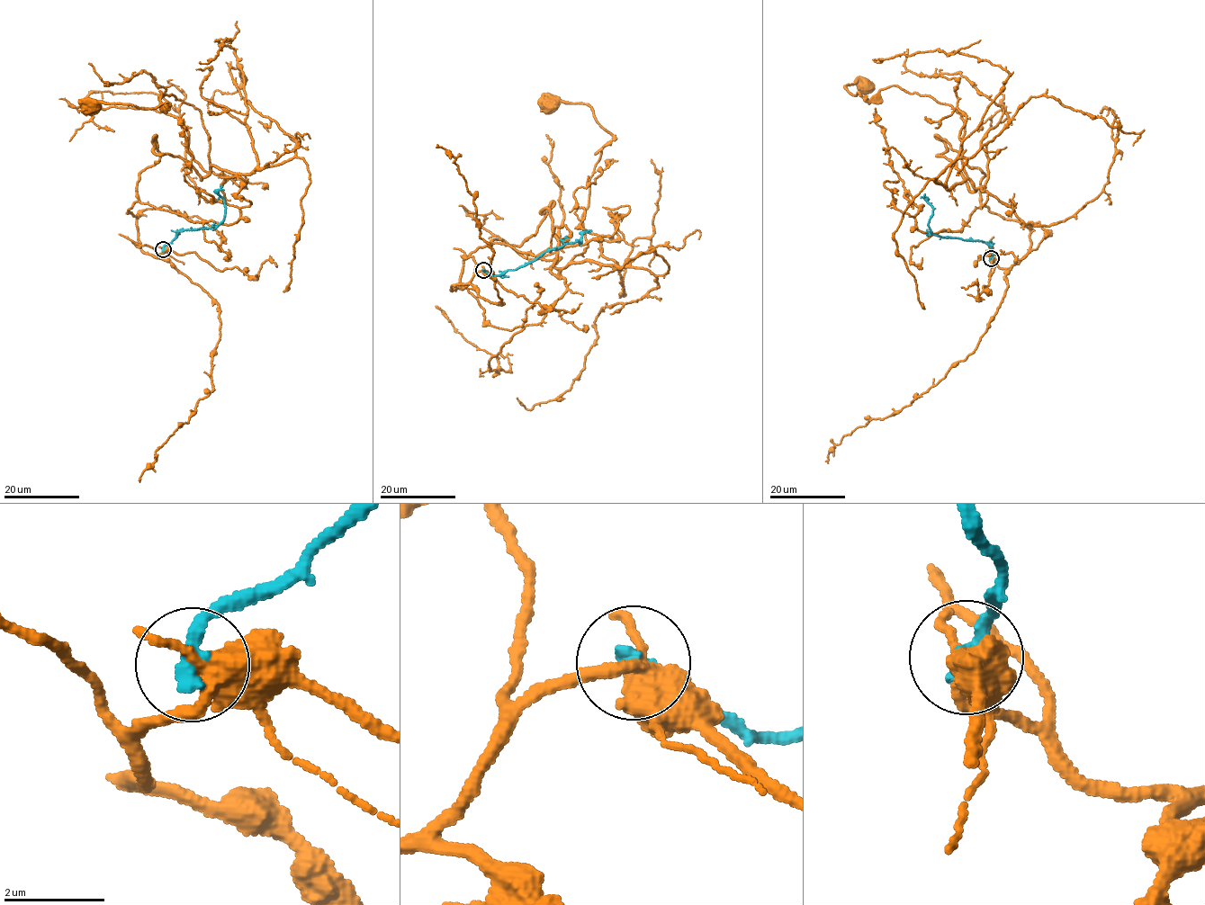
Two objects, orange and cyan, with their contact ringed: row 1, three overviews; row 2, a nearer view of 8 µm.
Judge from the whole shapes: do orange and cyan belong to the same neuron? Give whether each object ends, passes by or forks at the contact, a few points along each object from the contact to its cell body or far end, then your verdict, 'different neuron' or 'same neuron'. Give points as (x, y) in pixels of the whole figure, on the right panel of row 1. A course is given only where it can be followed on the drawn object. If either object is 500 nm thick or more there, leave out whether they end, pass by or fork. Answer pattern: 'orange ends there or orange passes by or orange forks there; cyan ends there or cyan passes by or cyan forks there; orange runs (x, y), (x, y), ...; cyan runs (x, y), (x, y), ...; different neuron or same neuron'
orange forks there; cyan ends there; orange runs (991, 258), (1018, 263), (1029, 229), (939, 155), (975, 191), (961, 114), (845, 86), (867, 85); cyan runs (991, 258), (993, 252), (990, 246), (982, 241), (933, 234), (928, 226), (932, 209), (926, 199), (921, 198); different neuron

